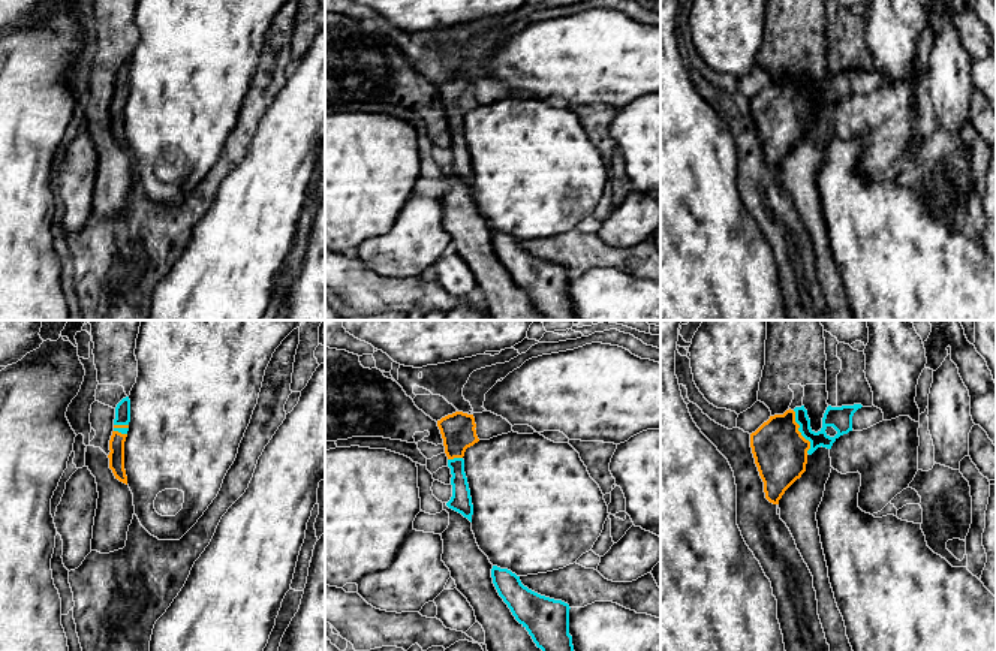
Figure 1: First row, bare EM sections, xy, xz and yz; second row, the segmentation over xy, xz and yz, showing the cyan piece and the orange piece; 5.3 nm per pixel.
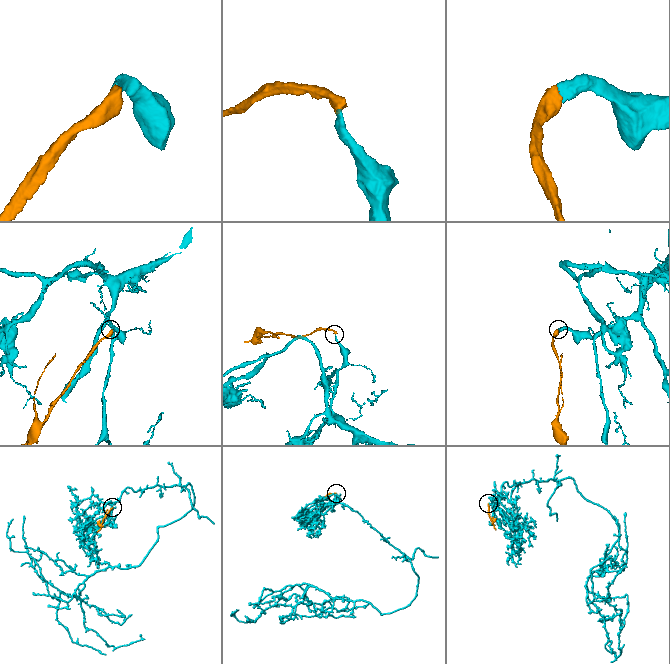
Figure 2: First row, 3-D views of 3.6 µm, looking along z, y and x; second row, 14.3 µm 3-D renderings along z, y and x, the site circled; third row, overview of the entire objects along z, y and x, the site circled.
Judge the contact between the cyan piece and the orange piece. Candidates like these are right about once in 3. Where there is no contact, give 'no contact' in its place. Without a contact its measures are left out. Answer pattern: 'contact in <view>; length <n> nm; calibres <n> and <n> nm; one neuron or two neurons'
contact in yz; length 240 nm; calibres 130 and 280 nm; one neuron

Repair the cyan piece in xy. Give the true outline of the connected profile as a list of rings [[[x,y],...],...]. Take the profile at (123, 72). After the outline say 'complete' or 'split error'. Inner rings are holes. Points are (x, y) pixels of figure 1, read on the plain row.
[[[123,63],[115,72],[114,96],[109,105],[109,133],[115,144],[127,150],[127,141],[124,135],[124,106],[130,87],[130,64]]] | split error

